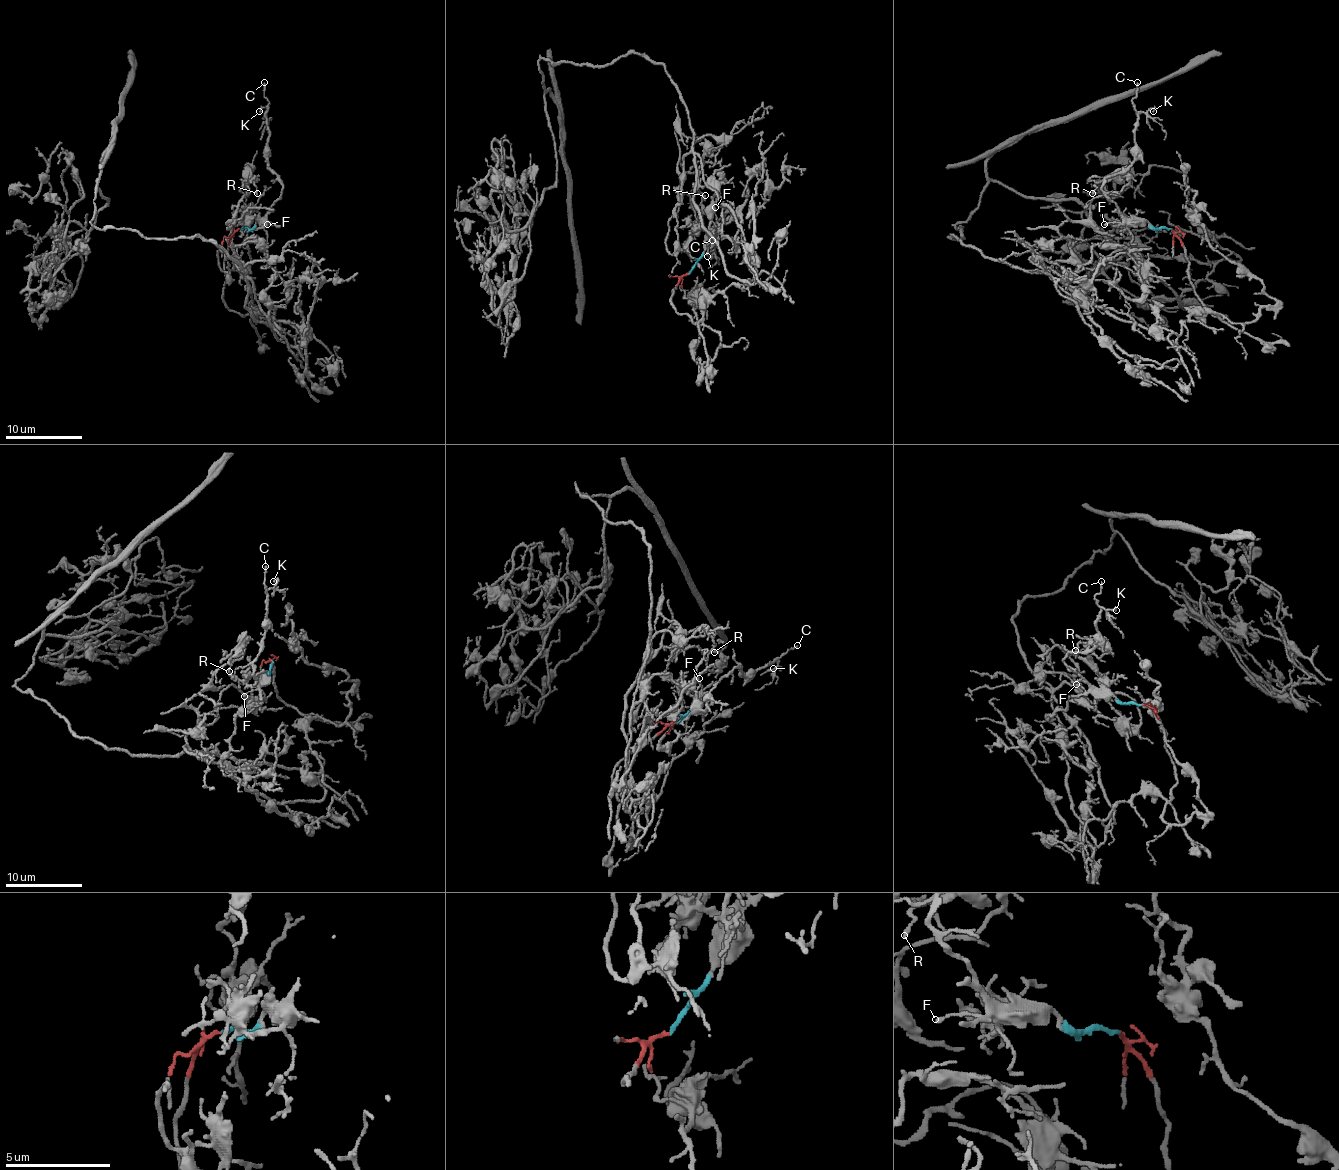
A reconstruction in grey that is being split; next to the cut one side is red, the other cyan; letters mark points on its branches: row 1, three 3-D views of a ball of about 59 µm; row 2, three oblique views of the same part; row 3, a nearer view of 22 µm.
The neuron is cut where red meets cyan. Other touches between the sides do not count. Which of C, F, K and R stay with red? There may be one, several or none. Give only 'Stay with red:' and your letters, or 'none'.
Stay with red: R

